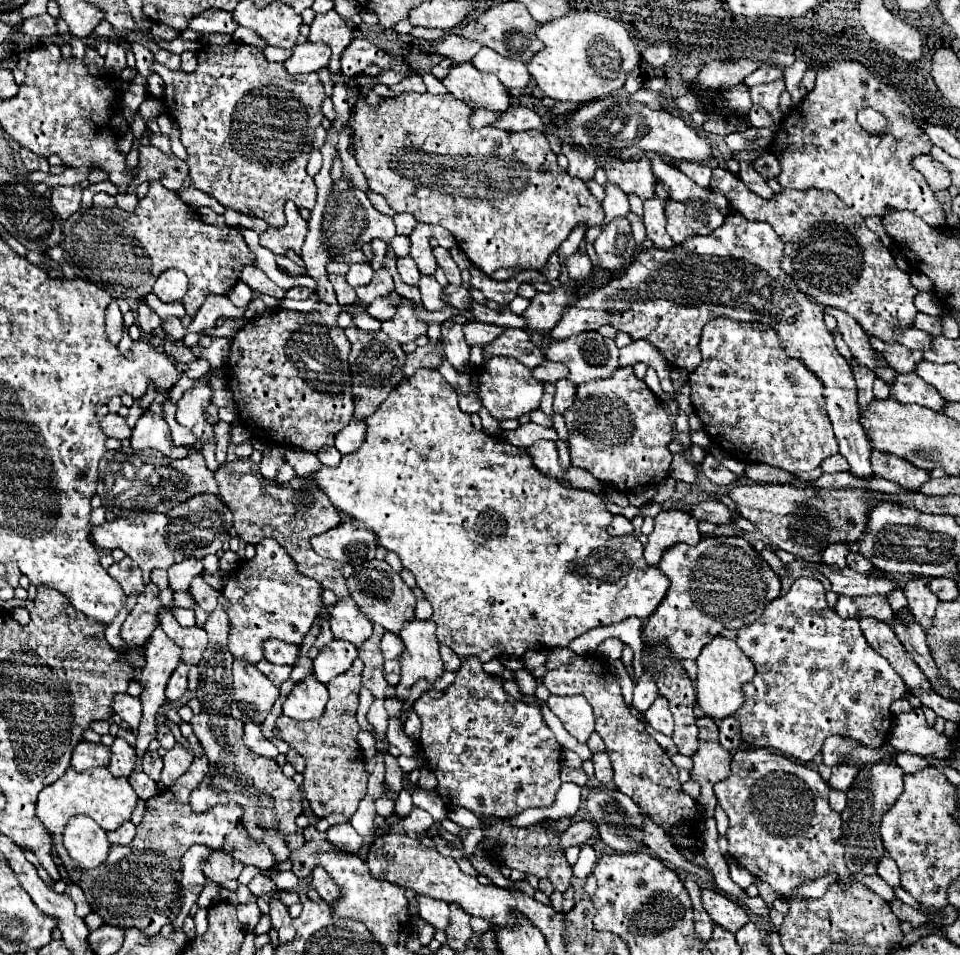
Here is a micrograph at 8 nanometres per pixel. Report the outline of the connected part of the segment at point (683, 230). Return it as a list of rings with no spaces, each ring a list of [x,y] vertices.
[[[668,201],[666,229],[674,243],[682,243],[696,235],[710,235],[724,223],[724,215],[710,203],[702,201]]]

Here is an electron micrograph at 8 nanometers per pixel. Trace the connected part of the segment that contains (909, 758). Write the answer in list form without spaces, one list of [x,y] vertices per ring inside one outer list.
[[[902,753],[896,757],[896,763],[898,763],[898,767],[904,773],[914,773],[914,771],[918,771],[918,769],[922,769],[926,765],[920,757],[916,757],[916,755],[902,755]]]

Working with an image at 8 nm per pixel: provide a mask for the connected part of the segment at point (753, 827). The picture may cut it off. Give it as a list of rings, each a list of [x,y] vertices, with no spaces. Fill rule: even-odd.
[[[738,749],[732,755],[730,777],[718,781],[714,793],[730,819],[728,853],[766,881],[780,899],[794,899],[794,889],[824,875],[838,875],[842,887],[854,881],[844,863],[840,815],[828,805],[830,785],[812,767],[768,749]]]

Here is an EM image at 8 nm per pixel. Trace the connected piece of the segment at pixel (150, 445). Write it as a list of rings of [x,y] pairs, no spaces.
[[[146,409],[138,419],[136,427],[132,429],[130,441],[132,441],[132,449],[156,449],[172,459],[188,455],[184,447],[176,447],[172,443],[170,427],[164,421],[164,417],[160,417],[158,413],[152,413],[150,409]]]

